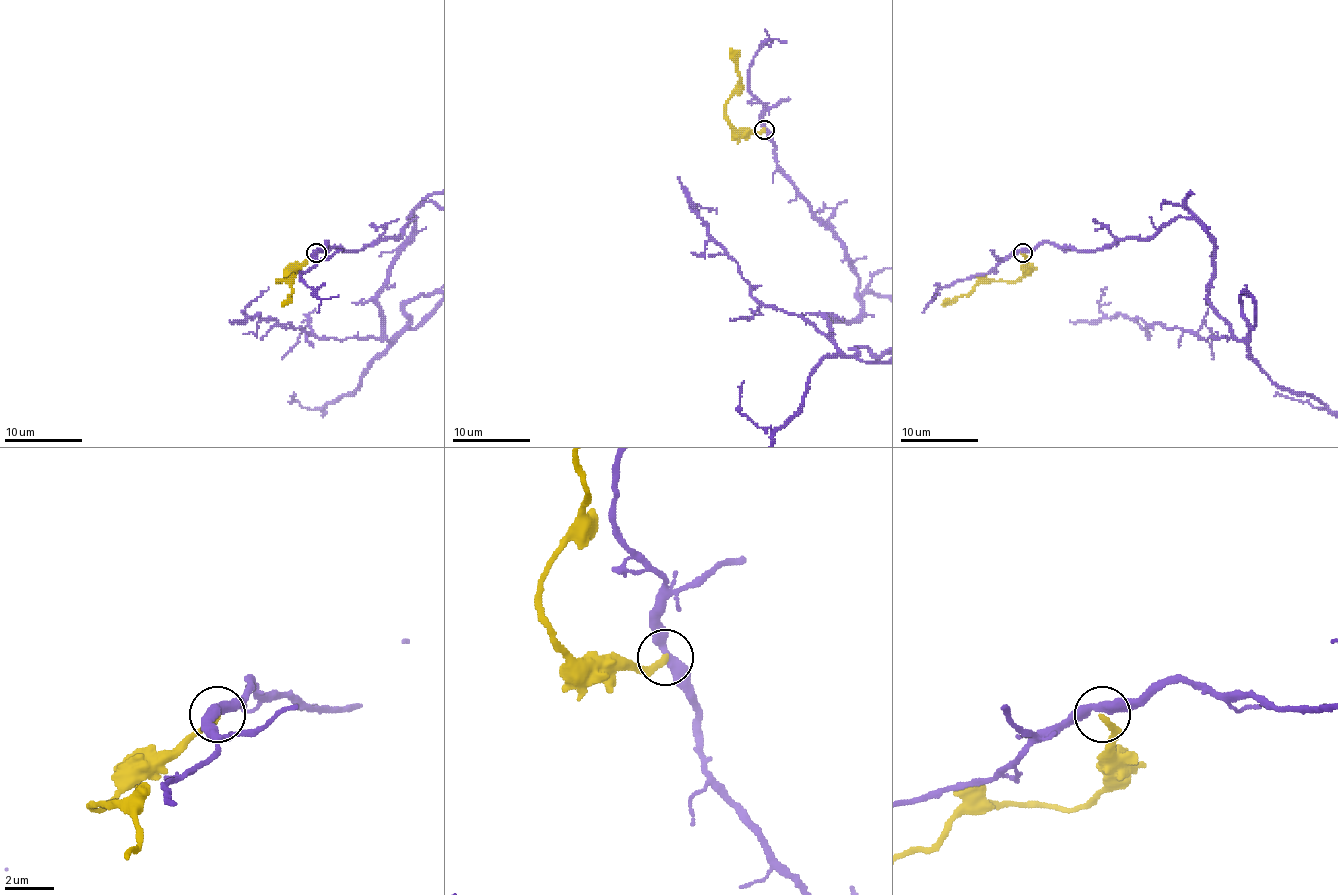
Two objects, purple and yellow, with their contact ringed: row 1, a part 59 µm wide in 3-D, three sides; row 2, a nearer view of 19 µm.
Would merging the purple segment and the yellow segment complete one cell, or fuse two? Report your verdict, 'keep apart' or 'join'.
keep apart

